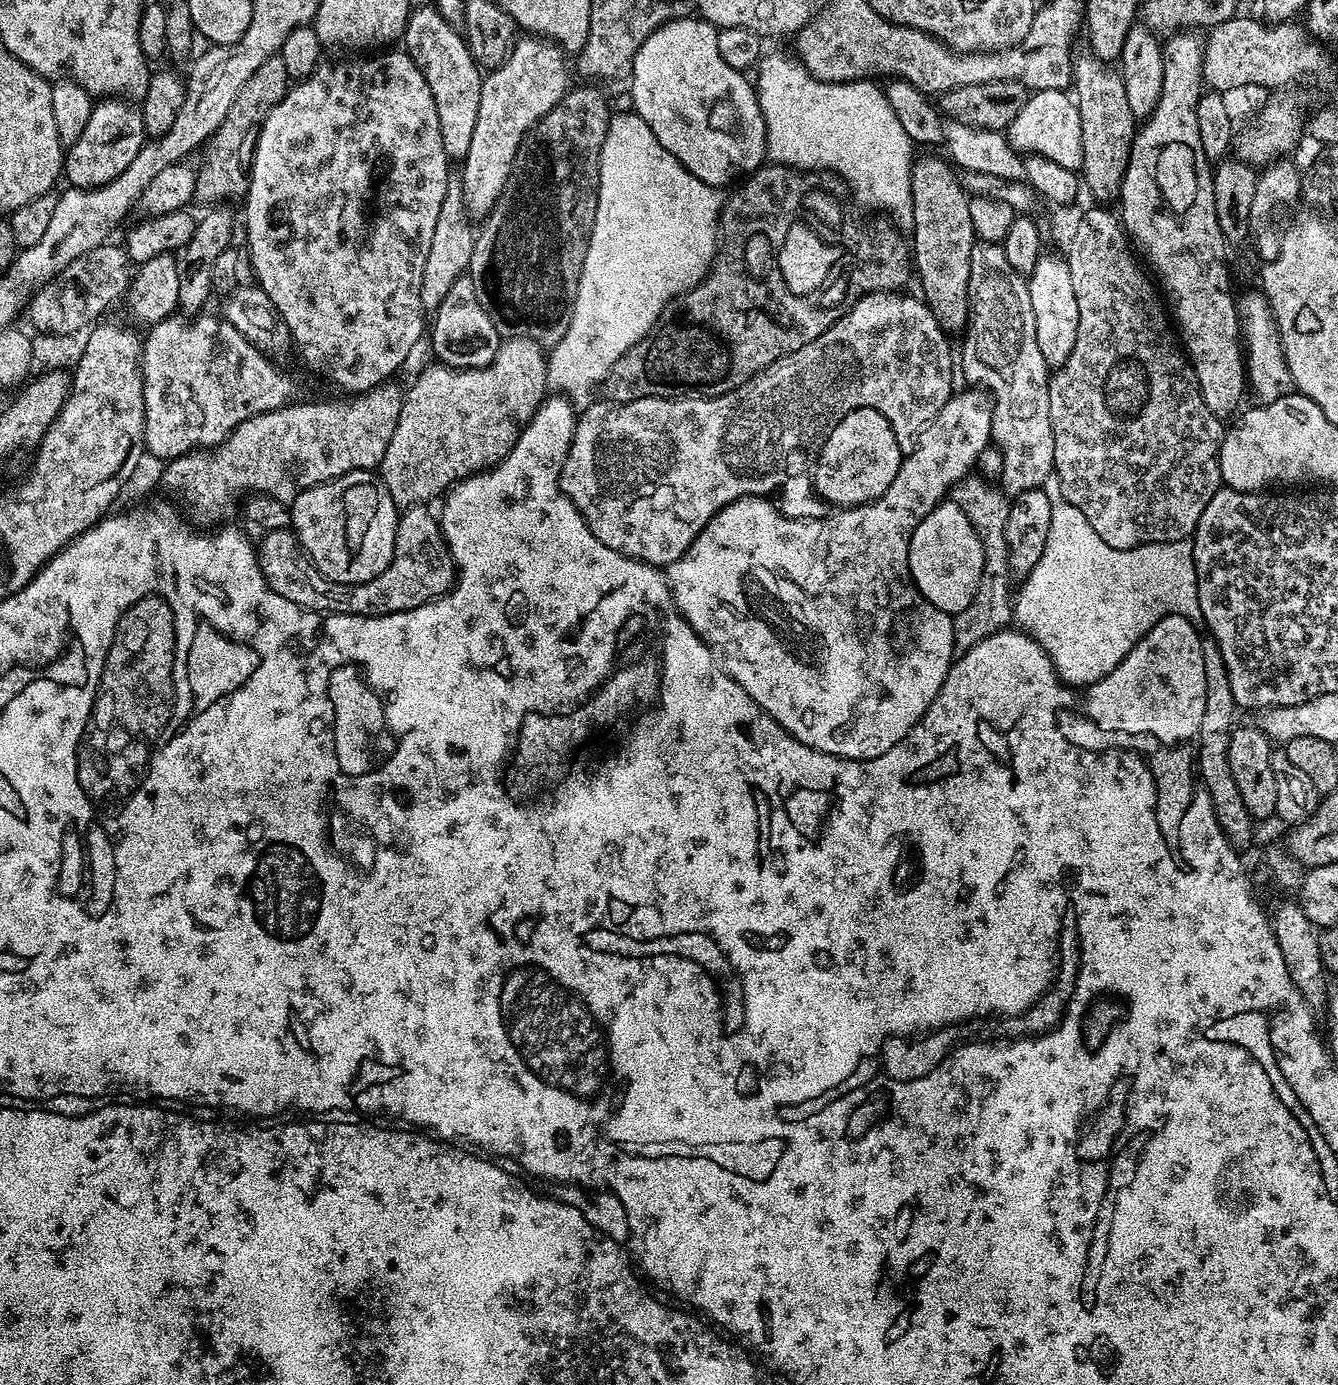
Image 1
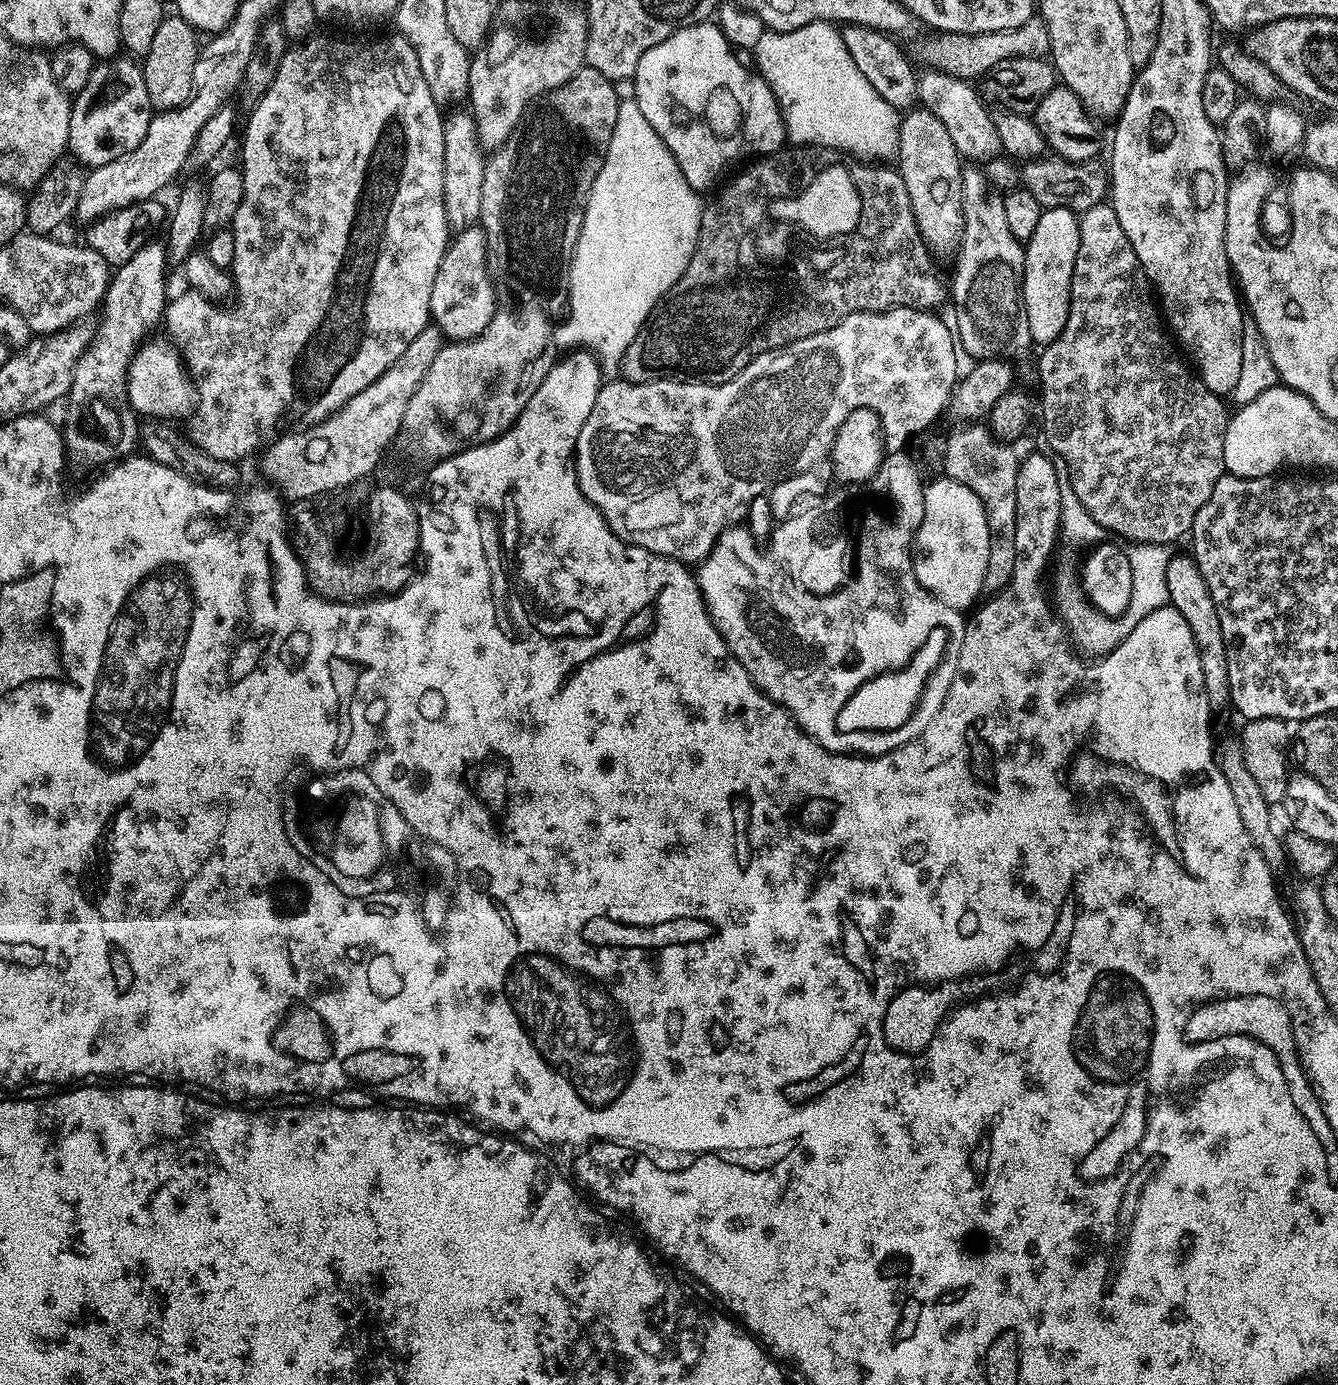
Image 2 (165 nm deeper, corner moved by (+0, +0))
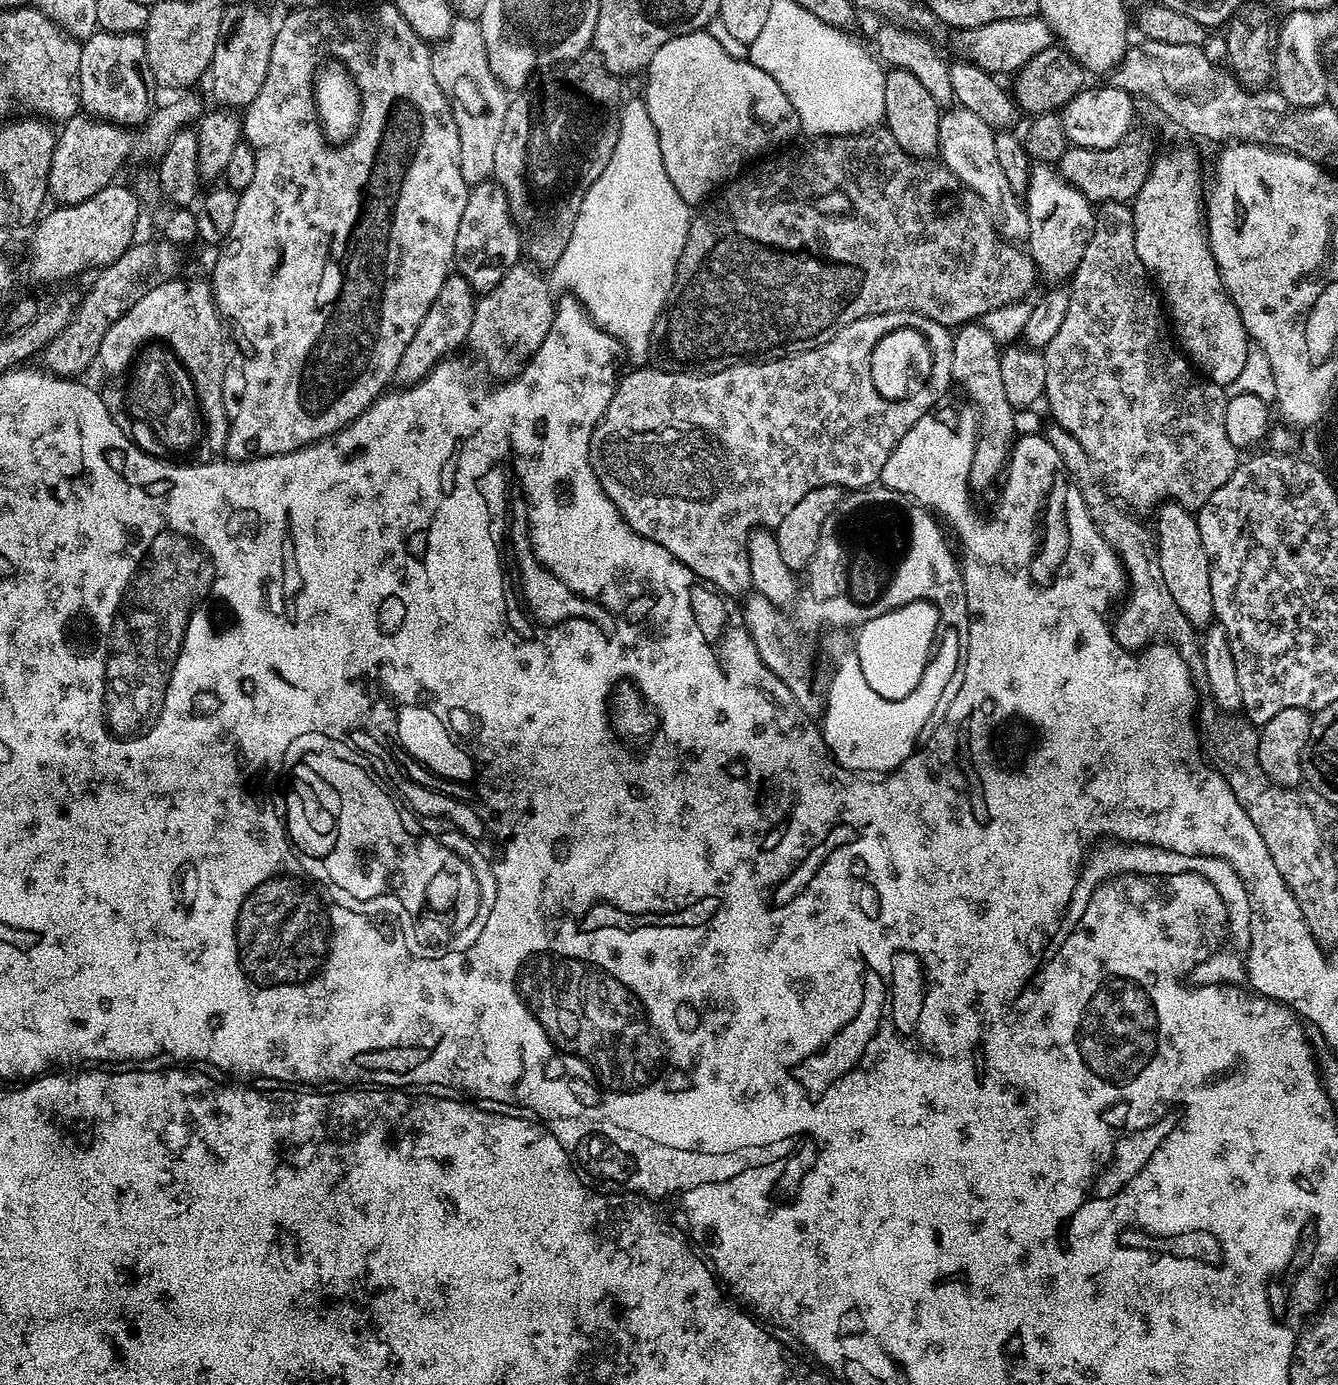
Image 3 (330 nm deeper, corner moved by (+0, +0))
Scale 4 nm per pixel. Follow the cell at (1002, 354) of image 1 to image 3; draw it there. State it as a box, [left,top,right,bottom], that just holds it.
[938,106,1030,242]

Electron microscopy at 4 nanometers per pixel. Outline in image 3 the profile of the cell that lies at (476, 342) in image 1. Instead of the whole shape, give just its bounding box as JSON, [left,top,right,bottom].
[454,180,521,294]

